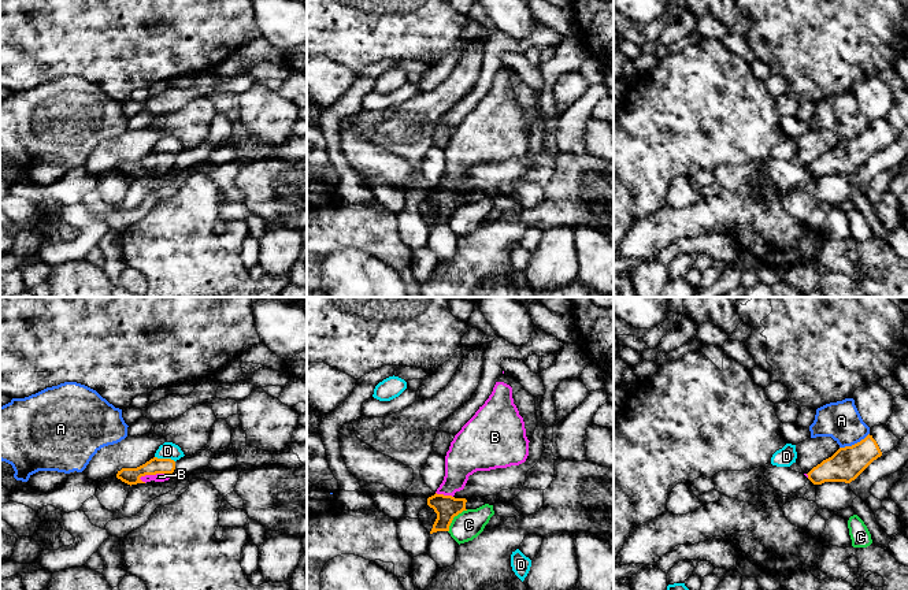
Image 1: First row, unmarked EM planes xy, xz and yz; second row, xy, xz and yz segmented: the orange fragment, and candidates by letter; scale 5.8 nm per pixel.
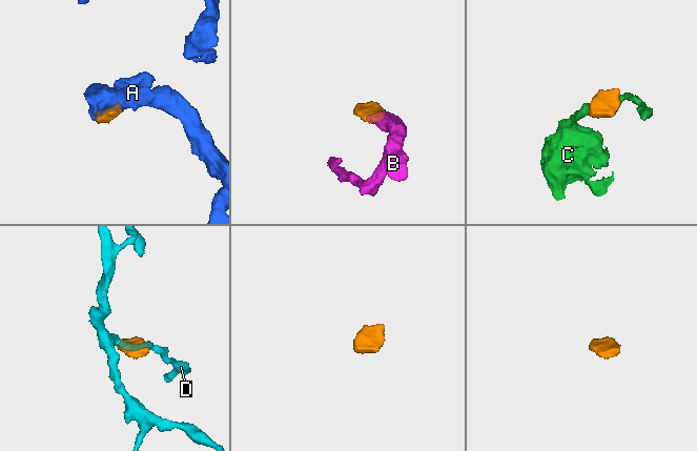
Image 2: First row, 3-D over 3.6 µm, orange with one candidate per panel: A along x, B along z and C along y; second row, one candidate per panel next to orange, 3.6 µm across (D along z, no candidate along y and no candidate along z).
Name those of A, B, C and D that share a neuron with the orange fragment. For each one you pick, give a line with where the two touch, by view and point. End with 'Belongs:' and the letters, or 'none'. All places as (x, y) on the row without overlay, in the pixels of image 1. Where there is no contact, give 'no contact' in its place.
B: contact xy (155, 167)
Belongs: B

